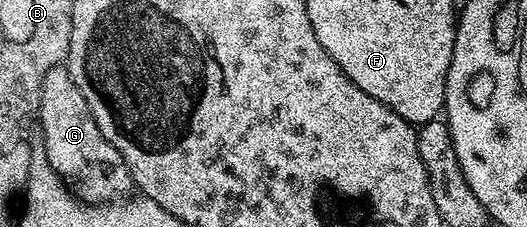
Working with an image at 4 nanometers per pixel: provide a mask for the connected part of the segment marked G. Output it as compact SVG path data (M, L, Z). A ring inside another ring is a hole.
M67 66L54 67L46 73L42 81L39 111L49 168L64 180L72 195L83 203L106 204L123 200L131 192L128 190L133 190L132 174L124 164L122 153L118 153L118 149L114 149L114 145L102 137L102 129L98 129L98 121L94 121L94 113L90 113L90 105L86 105L86 97L82 97L78 85L74 85L74 77L70 77Z

